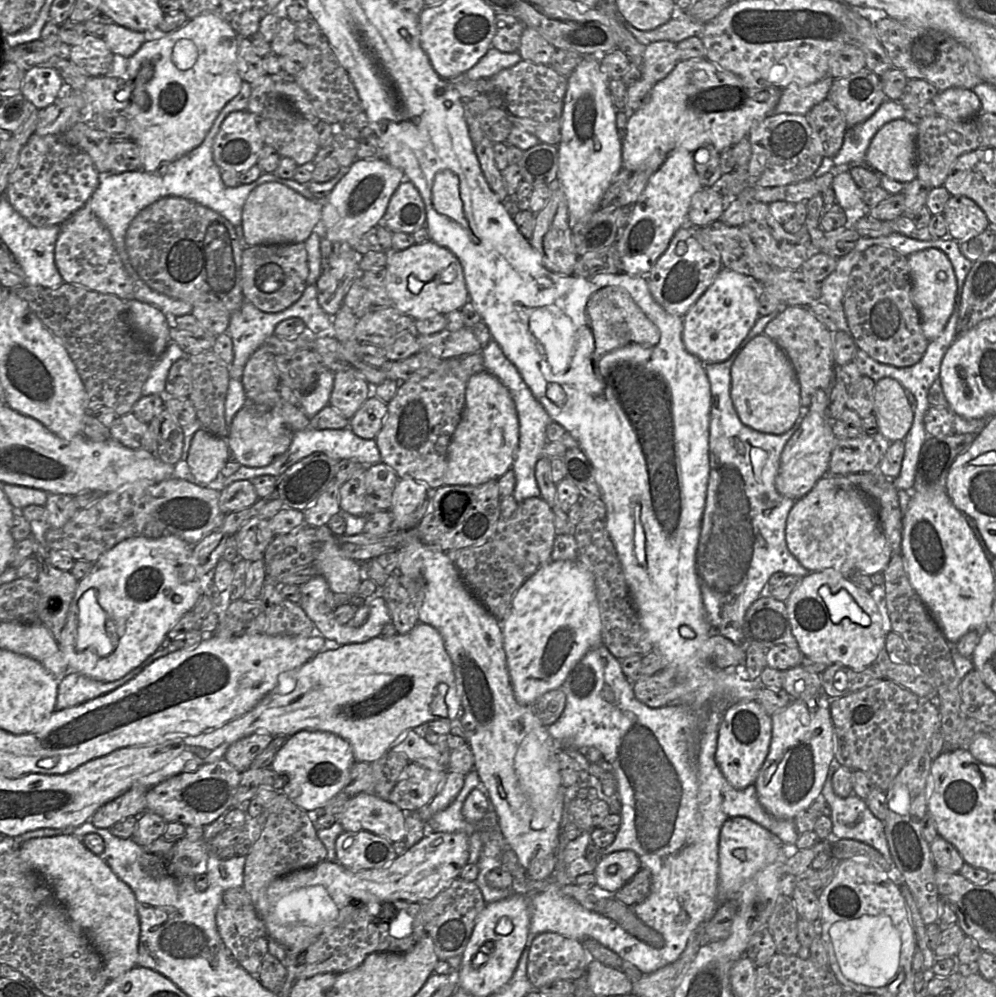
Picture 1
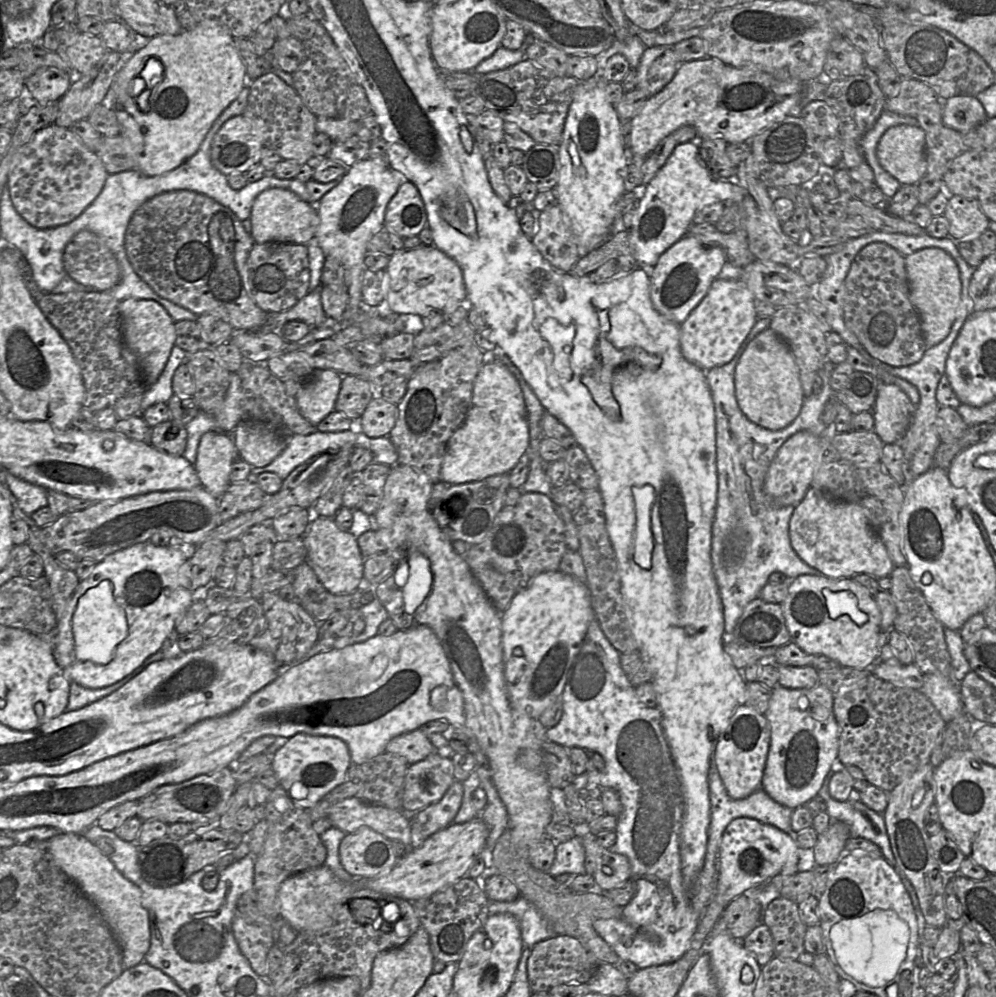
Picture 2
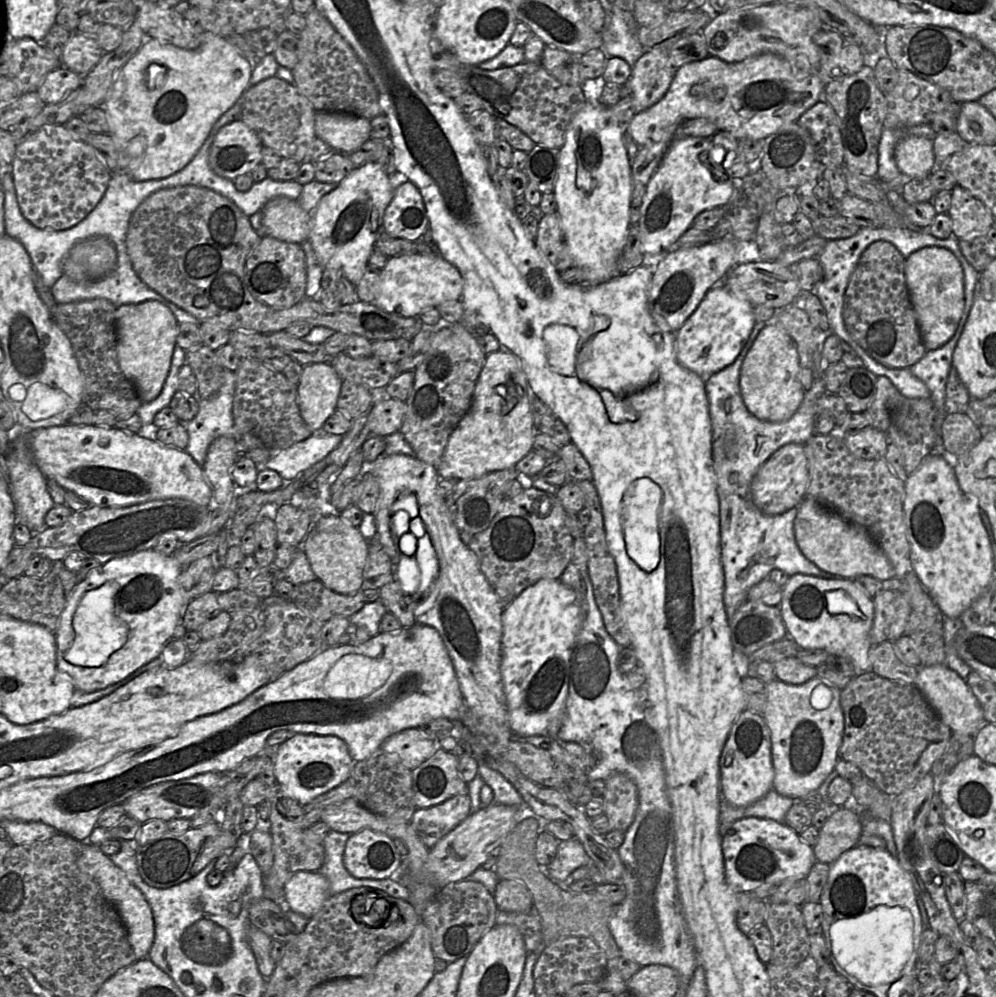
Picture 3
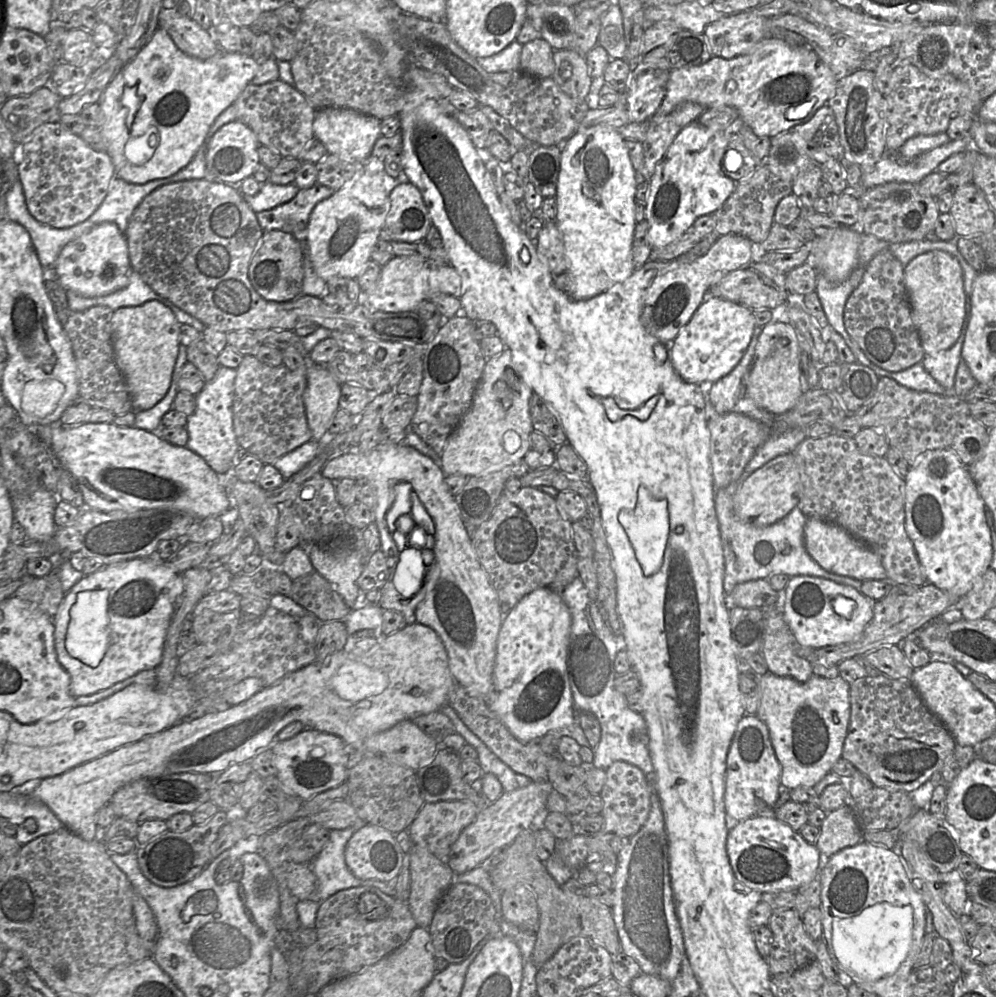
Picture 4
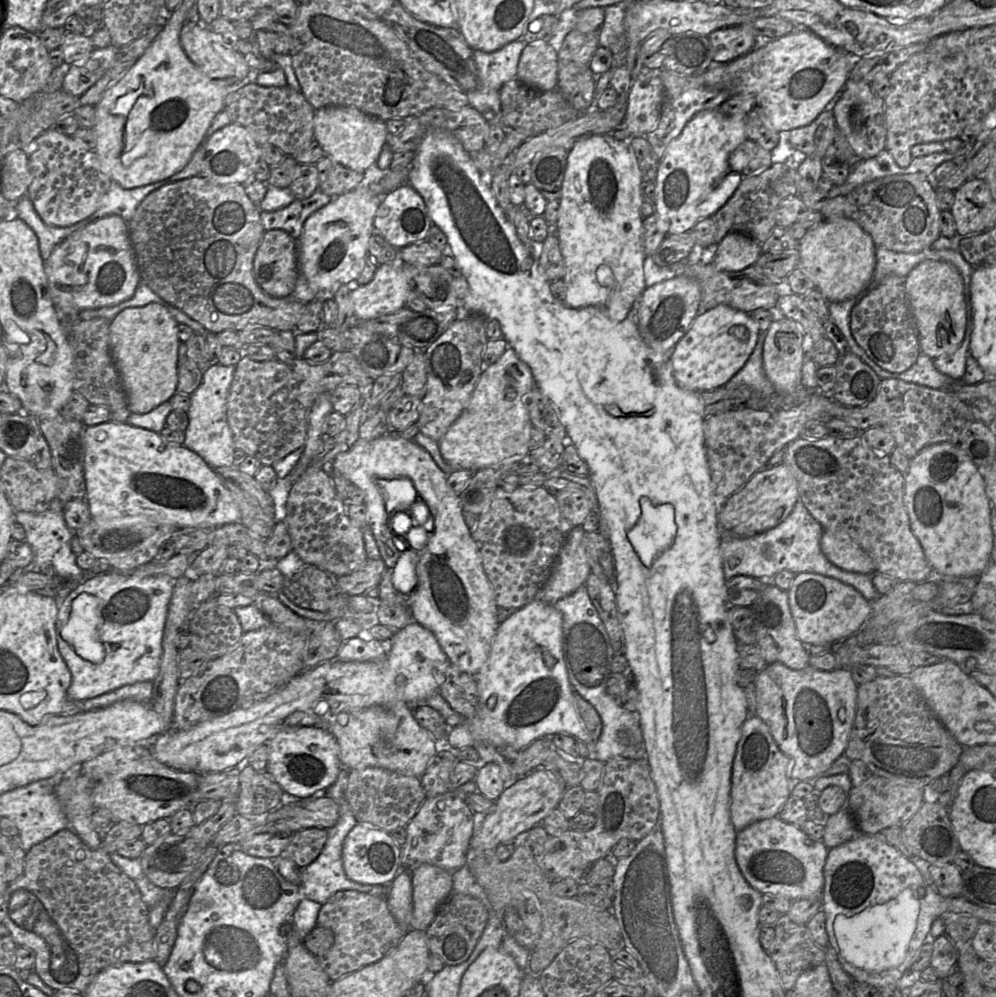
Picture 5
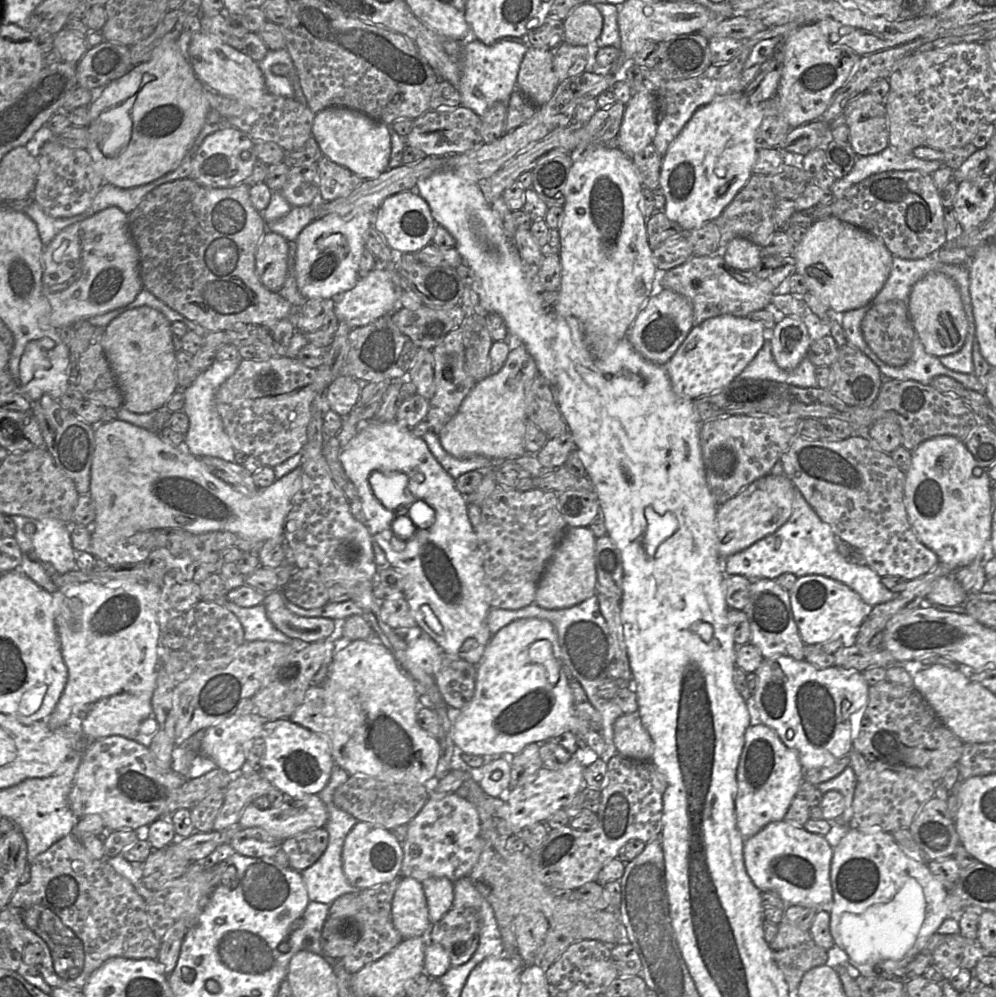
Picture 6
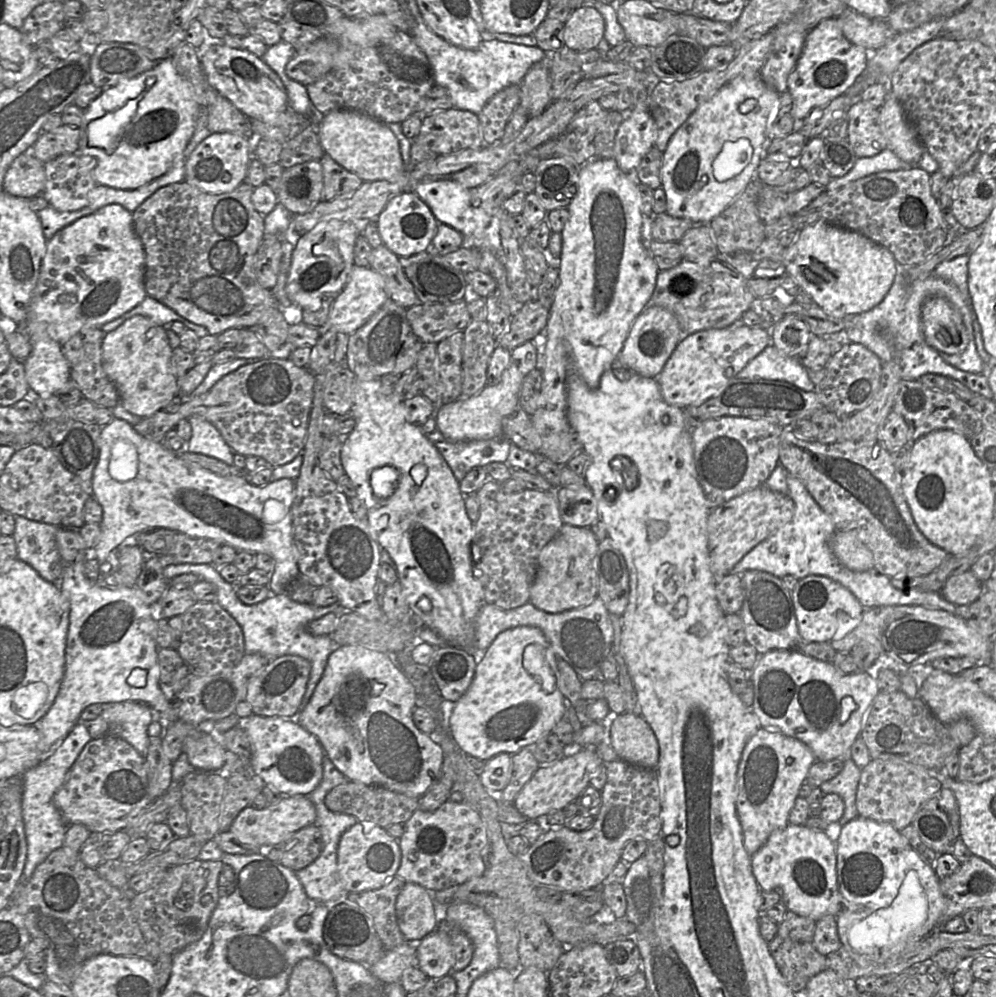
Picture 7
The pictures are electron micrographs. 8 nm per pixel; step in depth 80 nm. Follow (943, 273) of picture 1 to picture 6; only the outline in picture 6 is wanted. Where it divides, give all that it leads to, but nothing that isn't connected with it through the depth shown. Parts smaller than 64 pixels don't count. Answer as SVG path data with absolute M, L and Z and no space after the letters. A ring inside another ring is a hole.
M930 272L912 287L908 301L909 316L925 351L938 358L958 352L964 345L968 320L955 281L939 272Z

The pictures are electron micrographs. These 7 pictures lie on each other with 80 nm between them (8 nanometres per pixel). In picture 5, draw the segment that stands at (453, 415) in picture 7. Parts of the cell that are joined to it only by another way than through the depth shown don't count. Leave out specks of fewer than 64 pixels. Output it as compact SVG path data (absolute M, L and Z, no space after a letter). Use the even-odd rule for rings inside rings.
M511 347L496 362L484 365L466 408L439 441L447 464L453 470L478 471L496 464L510 464L529 455L532 424L524 398L534 385L530 367Z

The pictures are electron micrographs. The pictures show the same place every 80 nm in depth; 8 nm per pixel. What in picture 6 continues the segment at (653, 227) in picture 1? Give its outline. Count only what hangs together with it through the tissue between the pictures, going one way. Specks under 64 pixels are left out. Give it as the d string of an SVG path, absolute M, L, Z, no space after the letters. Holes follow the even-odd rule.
M743 92L721 95L697 109L671 143L662 158L659 187L666 199L663 212L669 220L677 222L683 232L714 221L747 183L757 158L756 132L763 117L759 104L751 104Z

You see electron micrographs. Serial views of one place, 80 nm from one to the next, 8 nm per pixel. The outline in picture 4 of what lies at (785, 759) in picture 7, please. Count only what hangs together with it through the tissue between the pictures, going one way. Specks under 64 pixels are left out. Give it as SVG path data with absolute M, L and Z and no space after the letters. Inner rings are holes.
M745 714L737 724L735 733L731 740L731 743L727 752L727 756L726 756L725 788L724 788L724 805L726 809L726 814L728 814L729 818L735 819L738 822L744 821L754 816L774 815L775 809L777 807L779 795L780 795L780 787L782 791L787 790L781 786L780 779L781 779L781 765L775 755L766 724L757 715Z

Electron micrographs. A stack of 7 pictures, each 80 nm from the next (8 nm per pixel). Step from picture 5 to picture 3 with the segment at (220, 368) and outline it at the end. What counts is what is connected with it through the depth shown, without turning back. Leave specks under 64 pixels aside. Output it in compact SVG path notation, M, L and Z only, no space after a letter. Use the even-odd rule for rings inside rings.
M224 370L223 384L210 398L199 399L199 411L187 422L189 442L185 451L203 467L207 450L213 440L220 436L237 439L233 418L233 401L236 371Z

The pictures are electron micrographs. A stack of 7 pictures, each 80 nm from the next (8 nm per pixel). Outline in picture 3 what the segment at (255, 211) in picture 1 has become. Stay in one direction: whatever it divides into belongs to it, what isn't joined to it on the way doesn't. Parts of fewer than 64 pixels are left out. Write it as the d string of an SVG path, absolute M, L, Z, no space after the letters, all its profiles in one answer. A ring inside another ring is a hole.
M275 197L264 205L261 212L263 235L299 244L308 240L312 215L297 200Z

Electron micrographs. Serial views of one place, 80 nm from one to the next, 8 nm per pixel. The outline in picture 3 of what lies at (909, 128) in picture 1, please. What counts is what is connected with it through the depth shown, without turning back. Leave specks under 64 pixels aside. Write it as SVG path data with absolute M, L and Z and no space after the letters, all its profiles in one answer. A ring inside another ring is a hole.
M908 136L895 146L894 159L902 174L912 179L930 177L934 165L933 142L923 136Z

